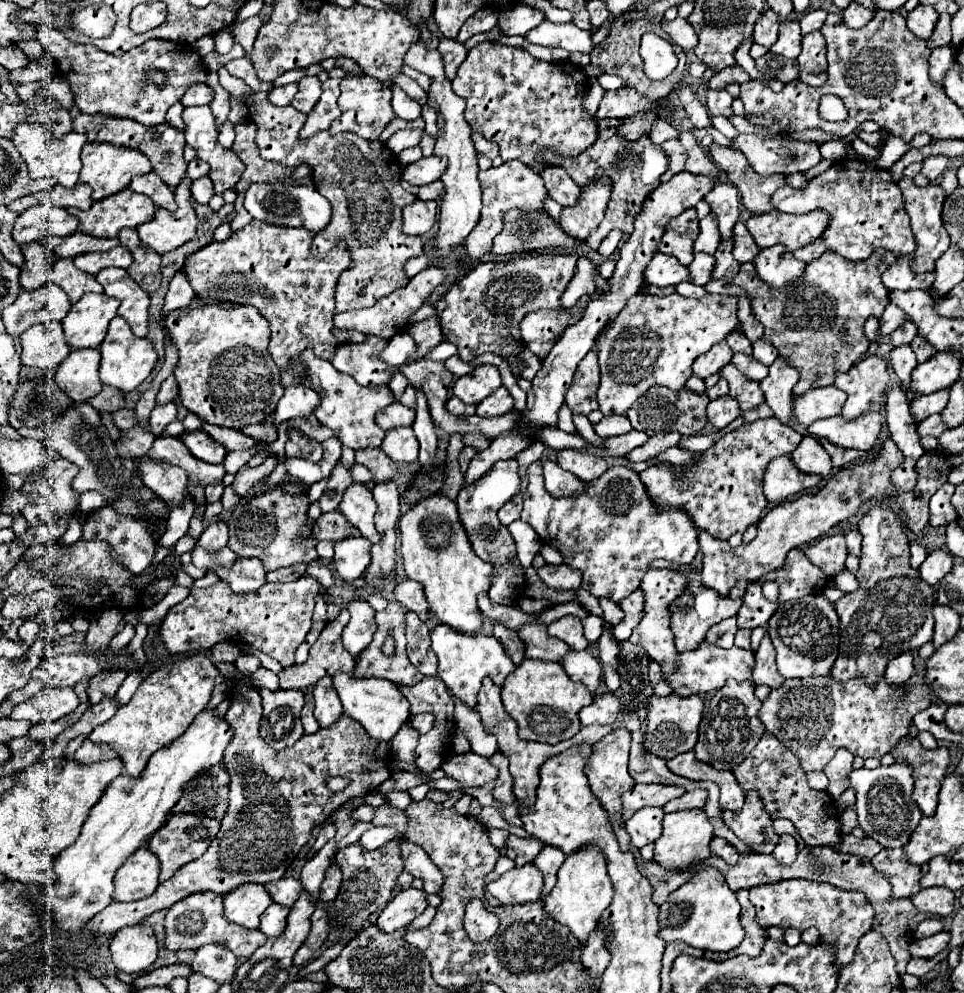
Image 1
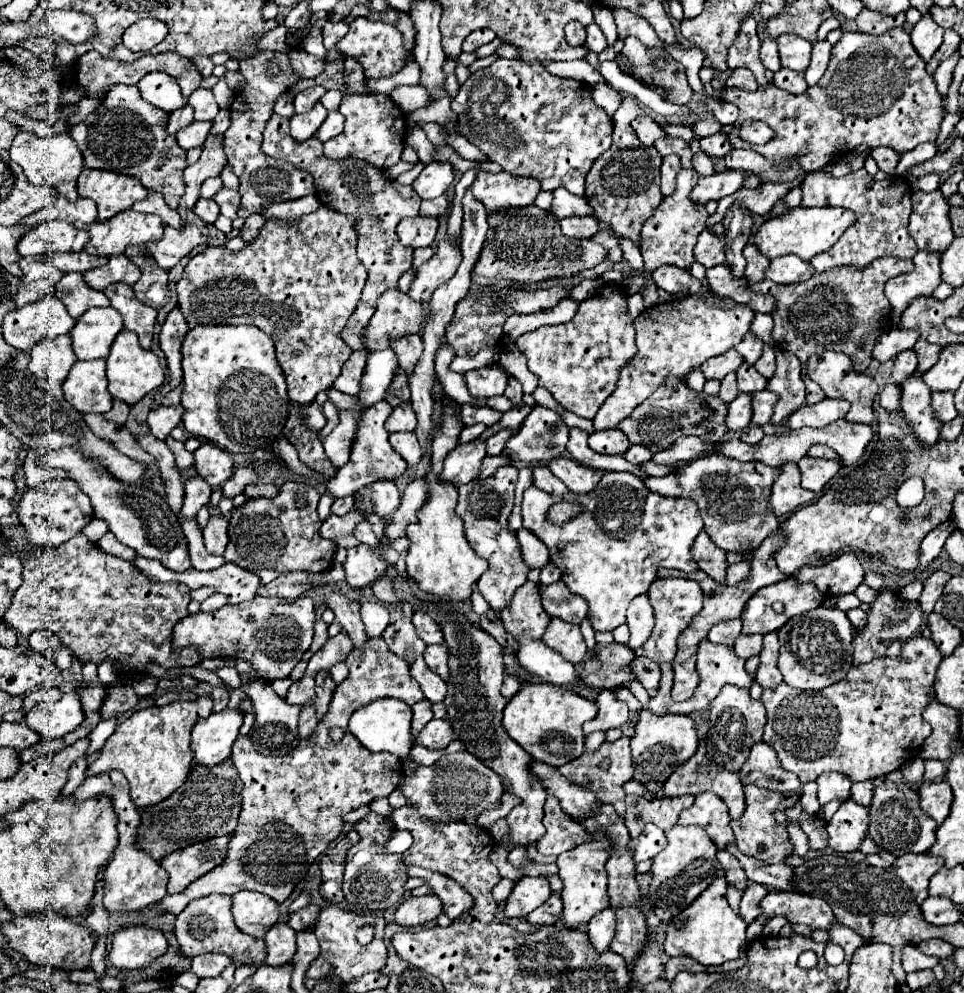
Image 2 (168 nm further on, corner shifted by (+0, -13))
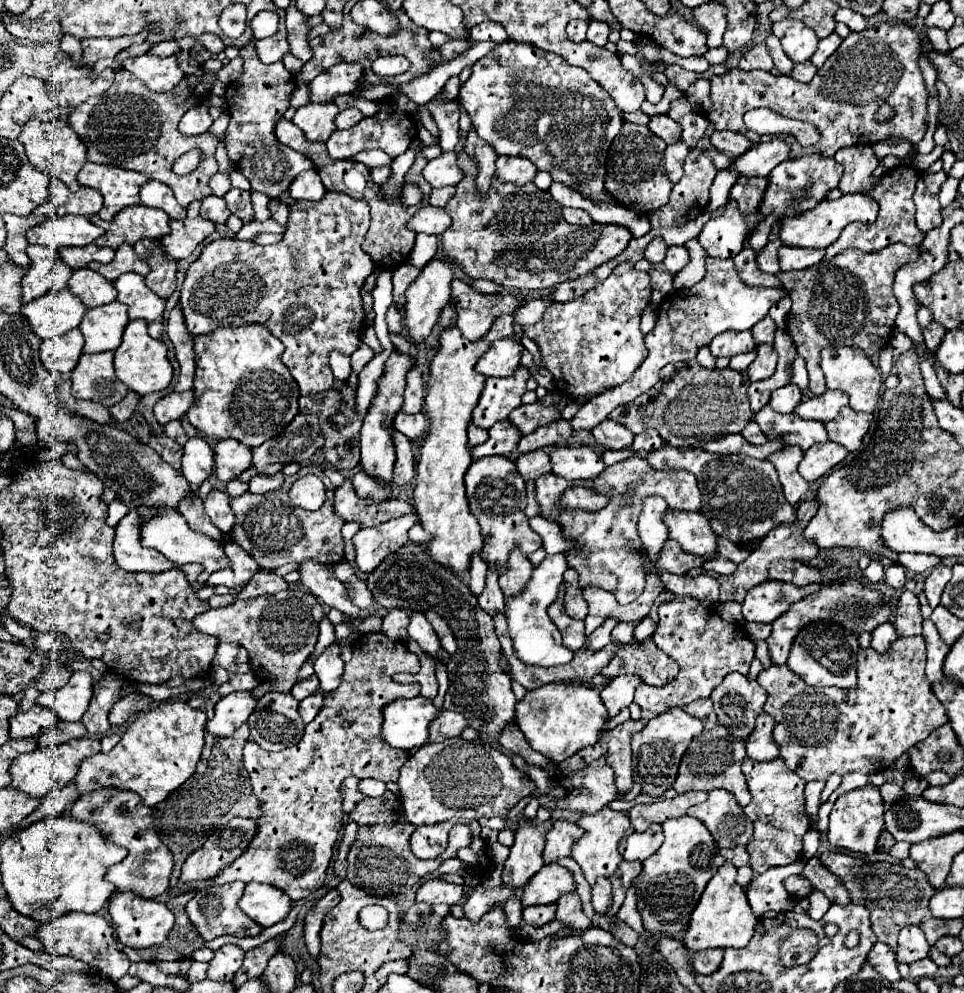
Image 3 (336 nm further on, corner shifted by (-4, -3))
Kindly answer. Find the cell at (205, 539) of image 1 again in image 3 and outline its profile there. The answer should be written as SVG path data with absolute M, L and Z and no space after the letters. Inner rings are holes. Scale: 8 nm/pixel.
M212 489L210 495L204 499L204 509L206 509L206 515L210 517L210 521L222 533L230 533L232 531L234 511L230 509L230 497L224 491Z

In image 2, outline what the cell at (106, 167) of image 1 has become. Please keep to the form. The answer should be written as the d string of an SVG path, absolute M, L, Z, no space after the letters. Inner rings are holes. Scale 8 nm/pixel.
M84 169L78 177L78 195L88 197L98 205L98 219L106 221L114 217L120 211L126 211L132 207L134 201L140 201L148 195L148 189L138 183L138 179L122 173L112 173L112 171L100 171L100 169Z

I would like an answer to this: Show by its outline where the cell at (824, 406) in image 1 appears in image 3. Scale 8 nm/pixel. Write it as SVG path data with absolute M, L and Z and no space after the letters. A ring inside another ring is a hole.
M826 391L818 397L808 397L796 407L796 415L816 421L832 421L838 411L848 405L848 395L842 391Z

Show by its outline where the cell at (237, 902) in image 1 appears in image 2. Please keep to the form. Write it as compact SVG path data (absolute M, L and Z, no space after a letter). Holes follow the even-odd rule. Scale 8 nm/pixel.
M242 891L232 897L232 915L242 933L262 939L264 933L280 919L280 905L262 893Z

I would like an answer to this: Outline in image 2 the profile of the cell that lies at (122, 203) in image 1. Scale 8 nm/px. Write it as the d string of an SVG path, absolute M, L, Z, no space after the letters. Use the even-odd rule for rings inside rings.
M132 209L114 215L108 221L94 221L88 225L90 241L86 251L90 255L118 255L124 253L126 245L142 245L148 241L162 239L164 223L156 215L142 215Z

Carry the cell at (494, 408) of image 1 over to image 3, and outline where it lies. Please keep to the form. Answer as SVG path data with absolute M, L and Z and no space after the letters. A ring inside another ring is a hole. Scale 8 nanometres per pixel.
M470 425L470 427L468 427L468 447L470 447L470 449L472 449L474 445L484 443L486 439L488 439L488 431L484 431L484 429L476 427L476 425Z

